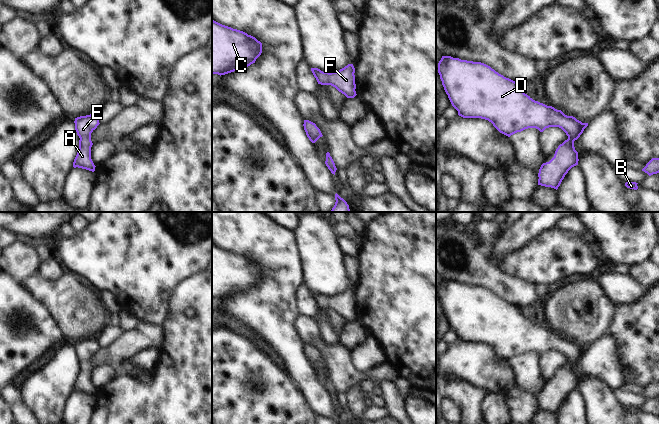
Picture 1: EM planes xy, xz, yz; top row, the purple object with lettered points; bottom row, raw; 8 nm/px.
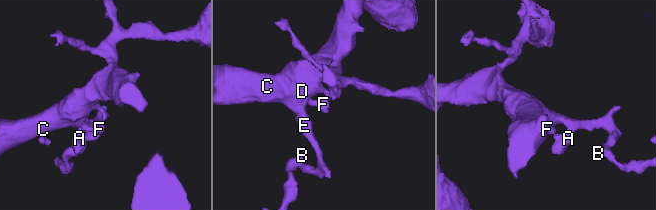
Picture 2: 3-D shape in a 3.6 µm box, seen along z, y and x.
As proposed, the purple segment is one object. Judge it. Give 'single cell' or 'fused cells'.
single cell

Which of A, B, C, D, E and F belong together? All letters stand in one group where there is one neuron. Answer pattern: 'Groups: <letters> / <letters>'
Groups: A B C D E F

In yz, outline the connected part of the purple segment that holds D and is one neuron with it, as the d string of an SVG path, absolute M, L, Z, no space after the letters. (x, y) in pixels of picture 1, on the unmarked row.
M442 280L438 287L438 297L452 330L463 342L488 344L500 357L508 361L528 352L543 356L549 351L559 351L566 357L568 363L558 370L554 381L541 389L538 409L557 414L568 395L578 389L578 376L575 374L574 365L580 361L588 347L582 347L573 340L565 339L561 334L533 324L517 306L481 286Z

